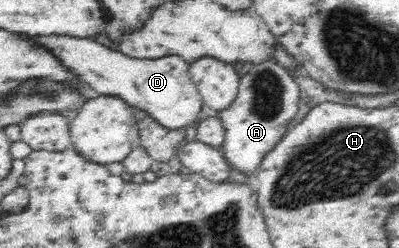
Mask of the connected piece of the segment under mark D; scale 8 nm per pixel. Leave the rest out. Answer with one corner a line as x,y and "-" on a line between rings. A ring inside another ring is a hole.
22,34
34,48
48,52
58,58
57,62
96,92
120,95
130,105
148,111
160,123
176,128
194,122
204,102
189,71
189,62
181,56
168,55
160,58
136,58
102,44
94,35
44,34
28,36

